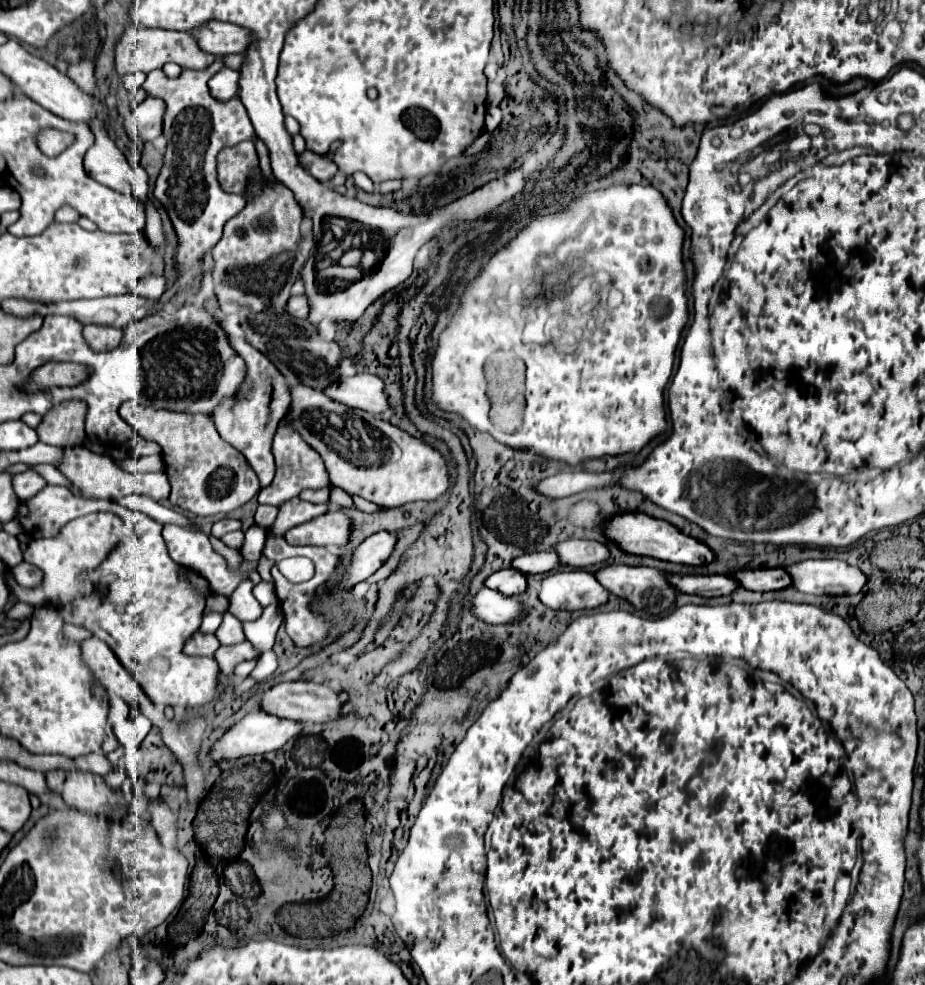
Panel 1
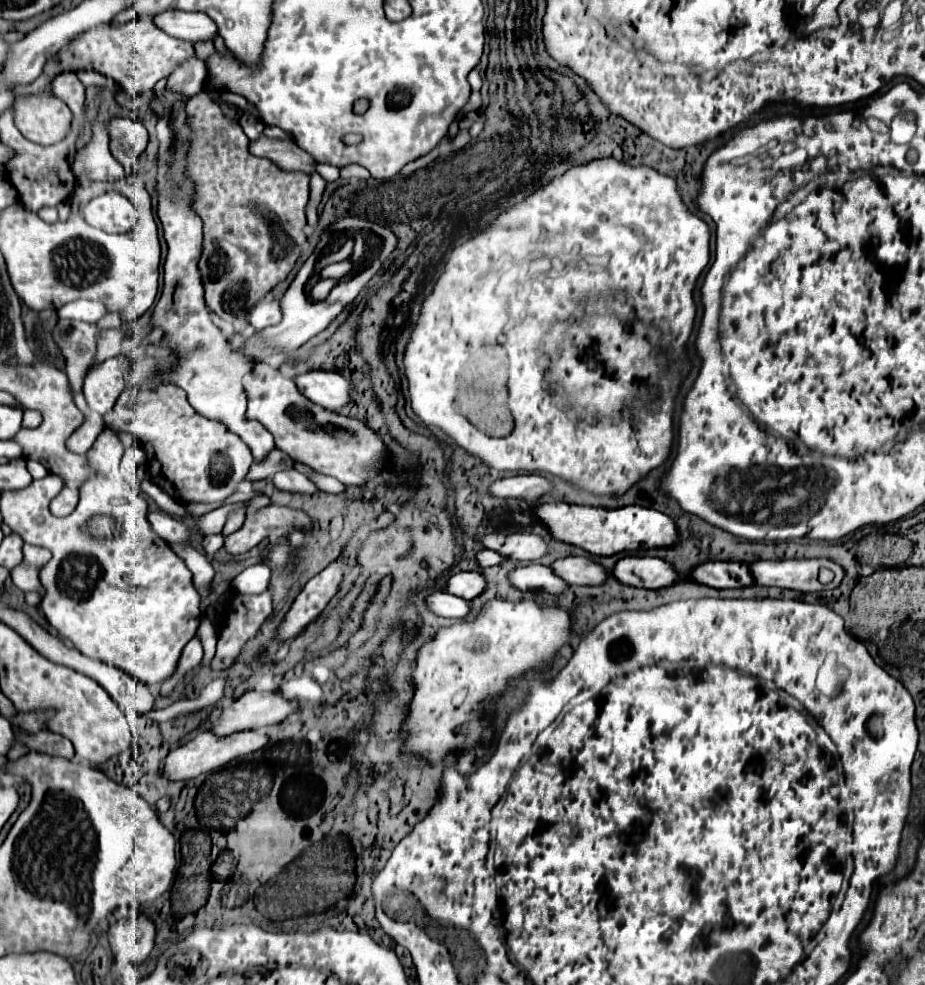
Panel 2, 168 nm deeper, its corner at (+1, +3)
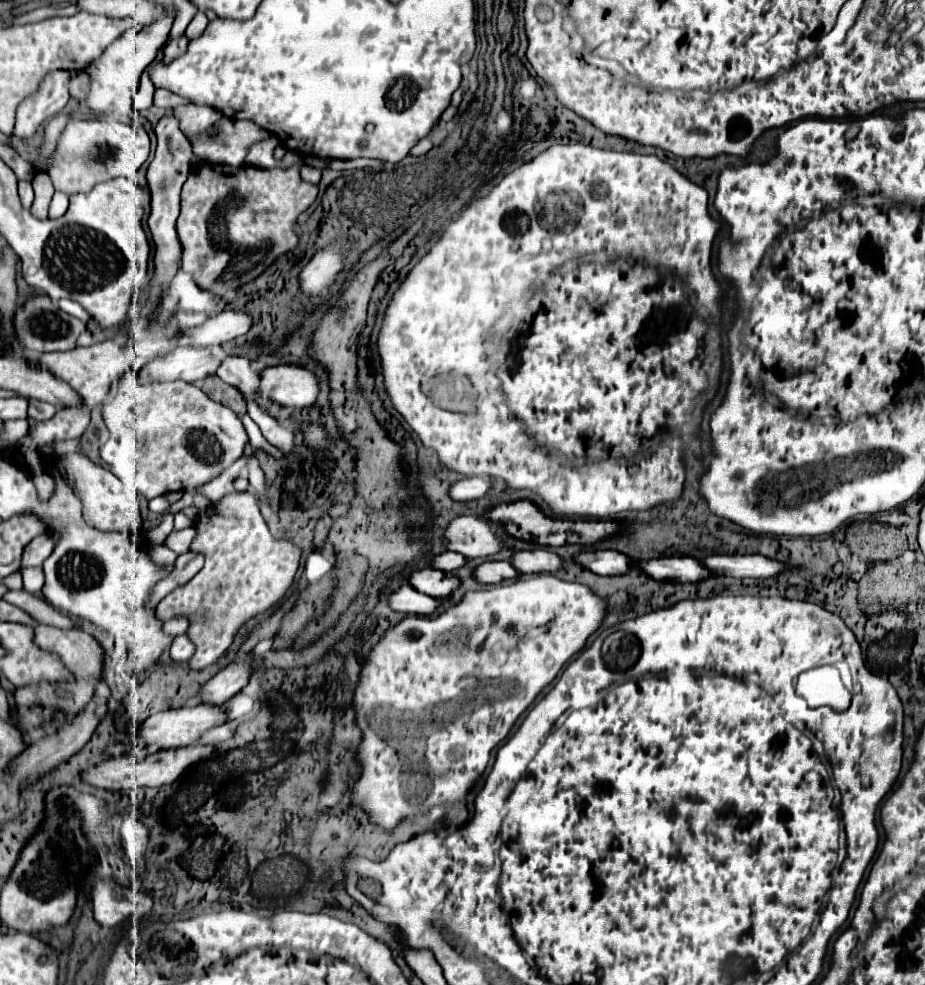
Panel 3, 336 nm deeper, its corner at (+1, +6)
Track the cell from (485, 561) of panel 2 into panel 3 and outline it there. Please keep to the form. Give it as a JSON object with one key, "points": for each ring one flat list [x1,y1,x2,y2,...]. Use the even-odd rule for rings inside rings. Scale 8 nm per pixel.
{"points":[[443,551,443,553,439,553,439,555,435,555,435,557,433,557,431,567,441,569,441,571,455,571,455,569,463,567,463,565,465,565,465,561,467,561,467,559,465,559,463,555,459,555,459,553]]}

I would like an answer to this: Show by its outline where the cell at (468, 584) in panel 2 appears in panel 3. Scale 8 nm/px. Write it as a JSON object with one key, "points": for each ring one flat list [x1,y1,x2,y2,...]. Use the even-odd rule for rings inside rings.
{"points":[[421,569,421,571,413,571,407,583,415,587,419,593,433,597,447,597,459,585,459,579,439,569]]}

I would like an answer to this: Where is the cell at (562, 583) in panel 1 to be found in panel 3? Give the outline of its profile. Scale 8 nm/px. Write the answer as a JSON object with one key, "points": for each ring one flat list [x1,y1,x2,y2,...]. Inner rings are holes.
{"points":[[485,561,473,569,473,577,479,583,501,583,503,579,515,579,517,571,509,561]]}

